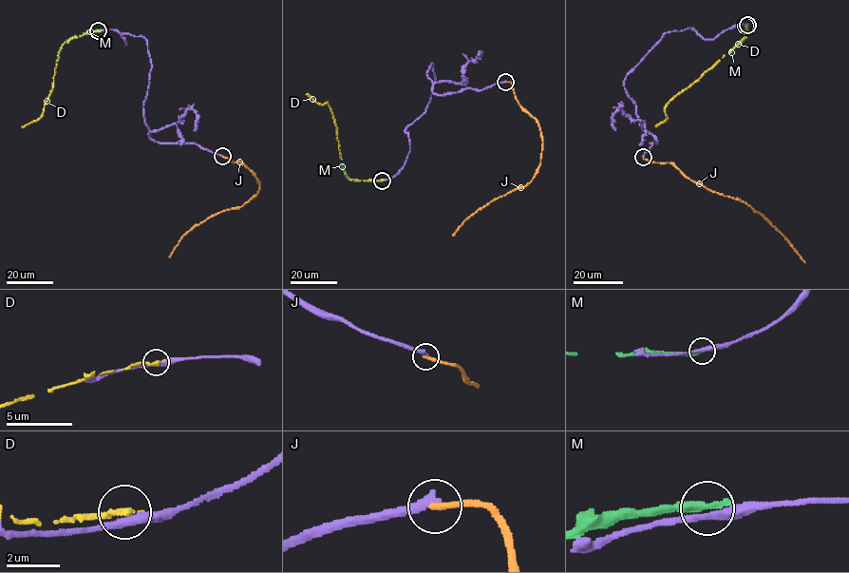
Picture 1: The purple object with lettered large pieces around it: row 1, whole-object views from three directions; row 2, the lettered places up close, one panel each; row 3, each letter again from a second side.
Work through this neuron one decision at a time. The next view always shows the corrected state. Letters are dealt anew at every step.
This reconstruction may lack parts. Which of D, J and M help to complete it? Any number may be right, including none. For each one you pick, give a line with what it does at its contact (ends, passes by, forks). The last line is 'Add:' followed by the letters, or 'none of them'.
Add: none of them

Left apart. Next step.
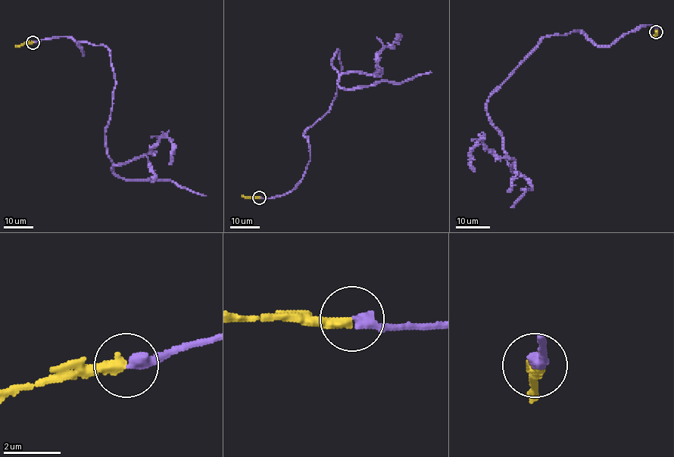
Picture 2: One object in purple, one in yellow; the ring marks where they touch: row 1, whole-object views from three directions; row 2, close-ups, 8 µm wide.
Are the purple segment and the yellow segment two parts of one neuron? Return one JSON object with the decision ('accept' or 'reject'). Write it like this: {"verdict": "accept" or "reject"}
{"verdict": "accept"}

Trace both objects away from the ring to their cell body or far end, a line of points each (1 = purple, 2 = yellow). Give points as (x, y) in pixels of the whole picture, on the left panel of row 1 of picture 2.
1: (32, 42), (69, 37), (83, 54), (81, 42), (106, 45), (115, 81), (105, 134), (111, 170), (205, 196)
2: (32, 42), (16, 46)

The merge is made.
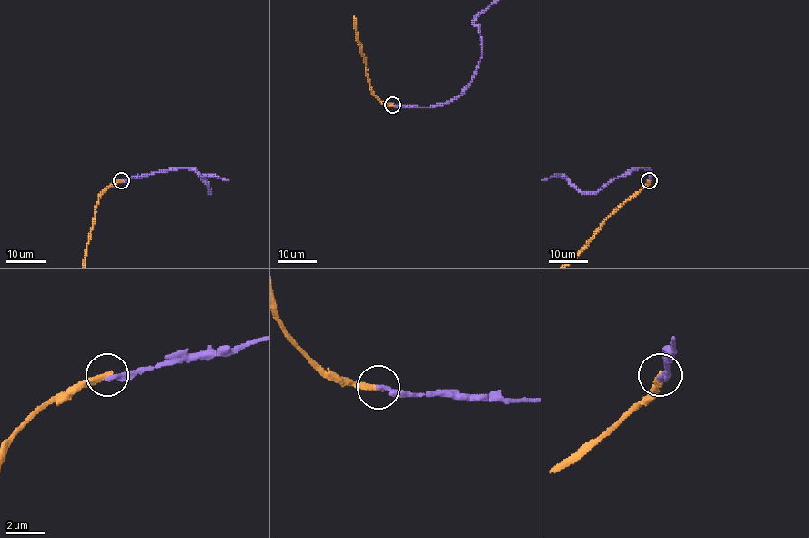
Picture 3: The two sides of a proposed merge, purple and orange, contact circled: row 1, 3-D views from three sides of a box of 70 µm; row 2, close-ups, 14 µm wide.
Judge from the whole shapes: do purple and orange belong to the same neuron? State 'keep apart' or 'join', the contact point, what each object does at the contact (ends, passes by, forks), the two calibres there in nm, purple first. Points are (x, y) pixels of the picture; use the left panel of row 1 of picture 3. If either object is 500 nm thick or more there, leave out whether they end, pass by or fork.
keep apart; at (121, 180); purple ends there; orange ends there; 280 nm thick on the purple side, 280 nm on the other

